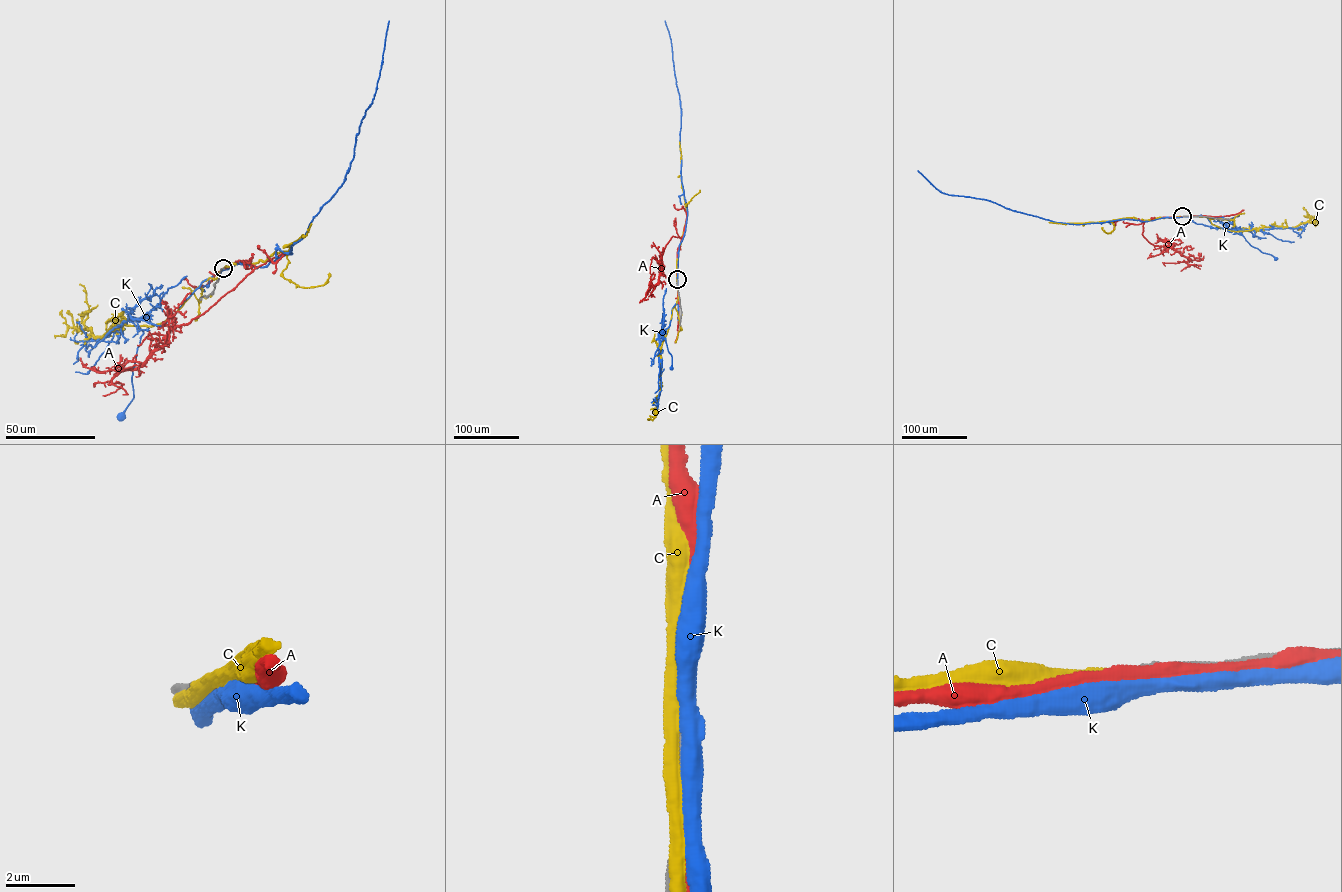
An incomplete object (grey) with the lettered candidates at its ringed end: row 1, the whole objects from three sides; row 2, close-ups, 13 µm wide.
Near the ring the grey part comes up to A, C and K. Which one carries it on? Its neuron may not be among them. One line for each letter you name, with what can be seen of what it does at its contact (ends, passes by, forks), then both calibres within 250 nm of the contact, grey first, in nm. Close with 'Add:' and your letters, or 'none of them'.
Add: none of them

